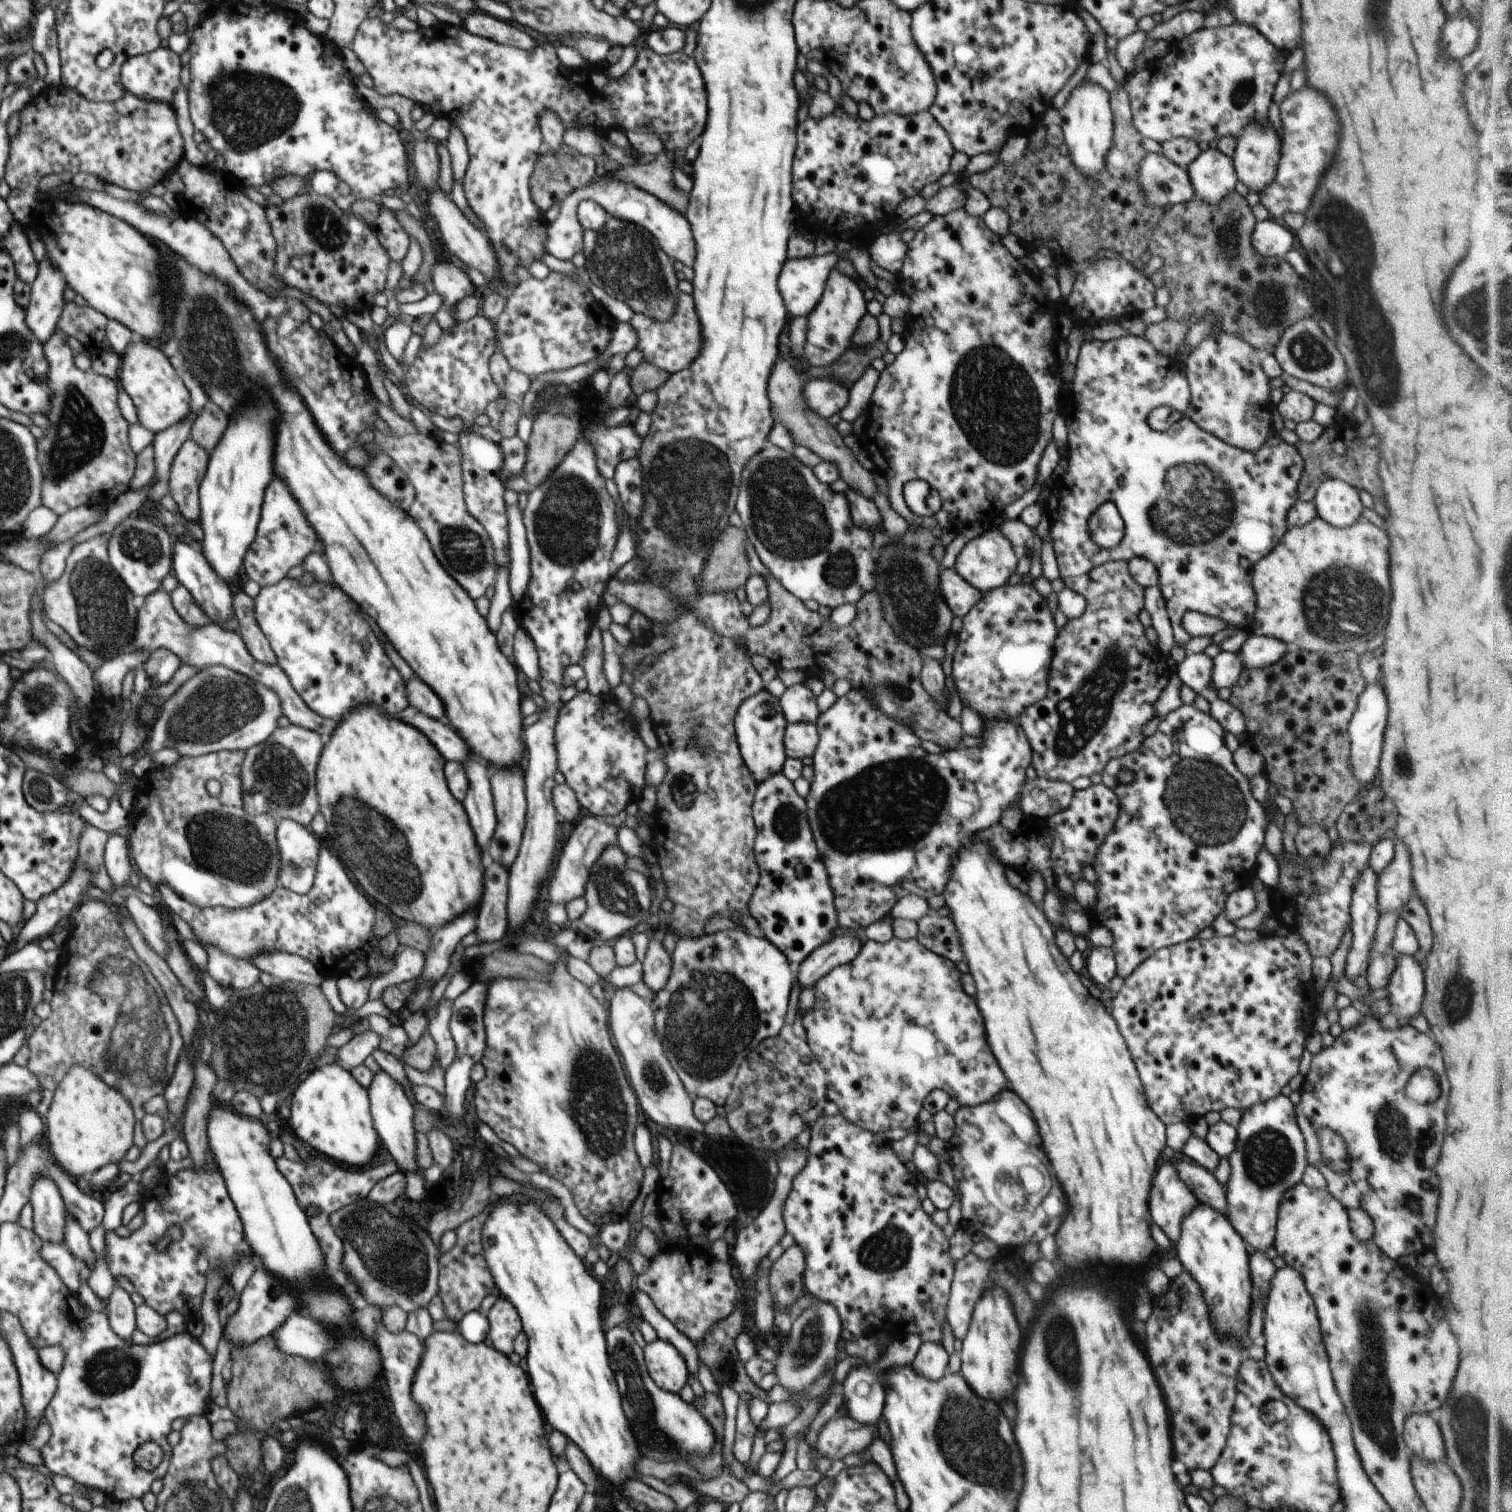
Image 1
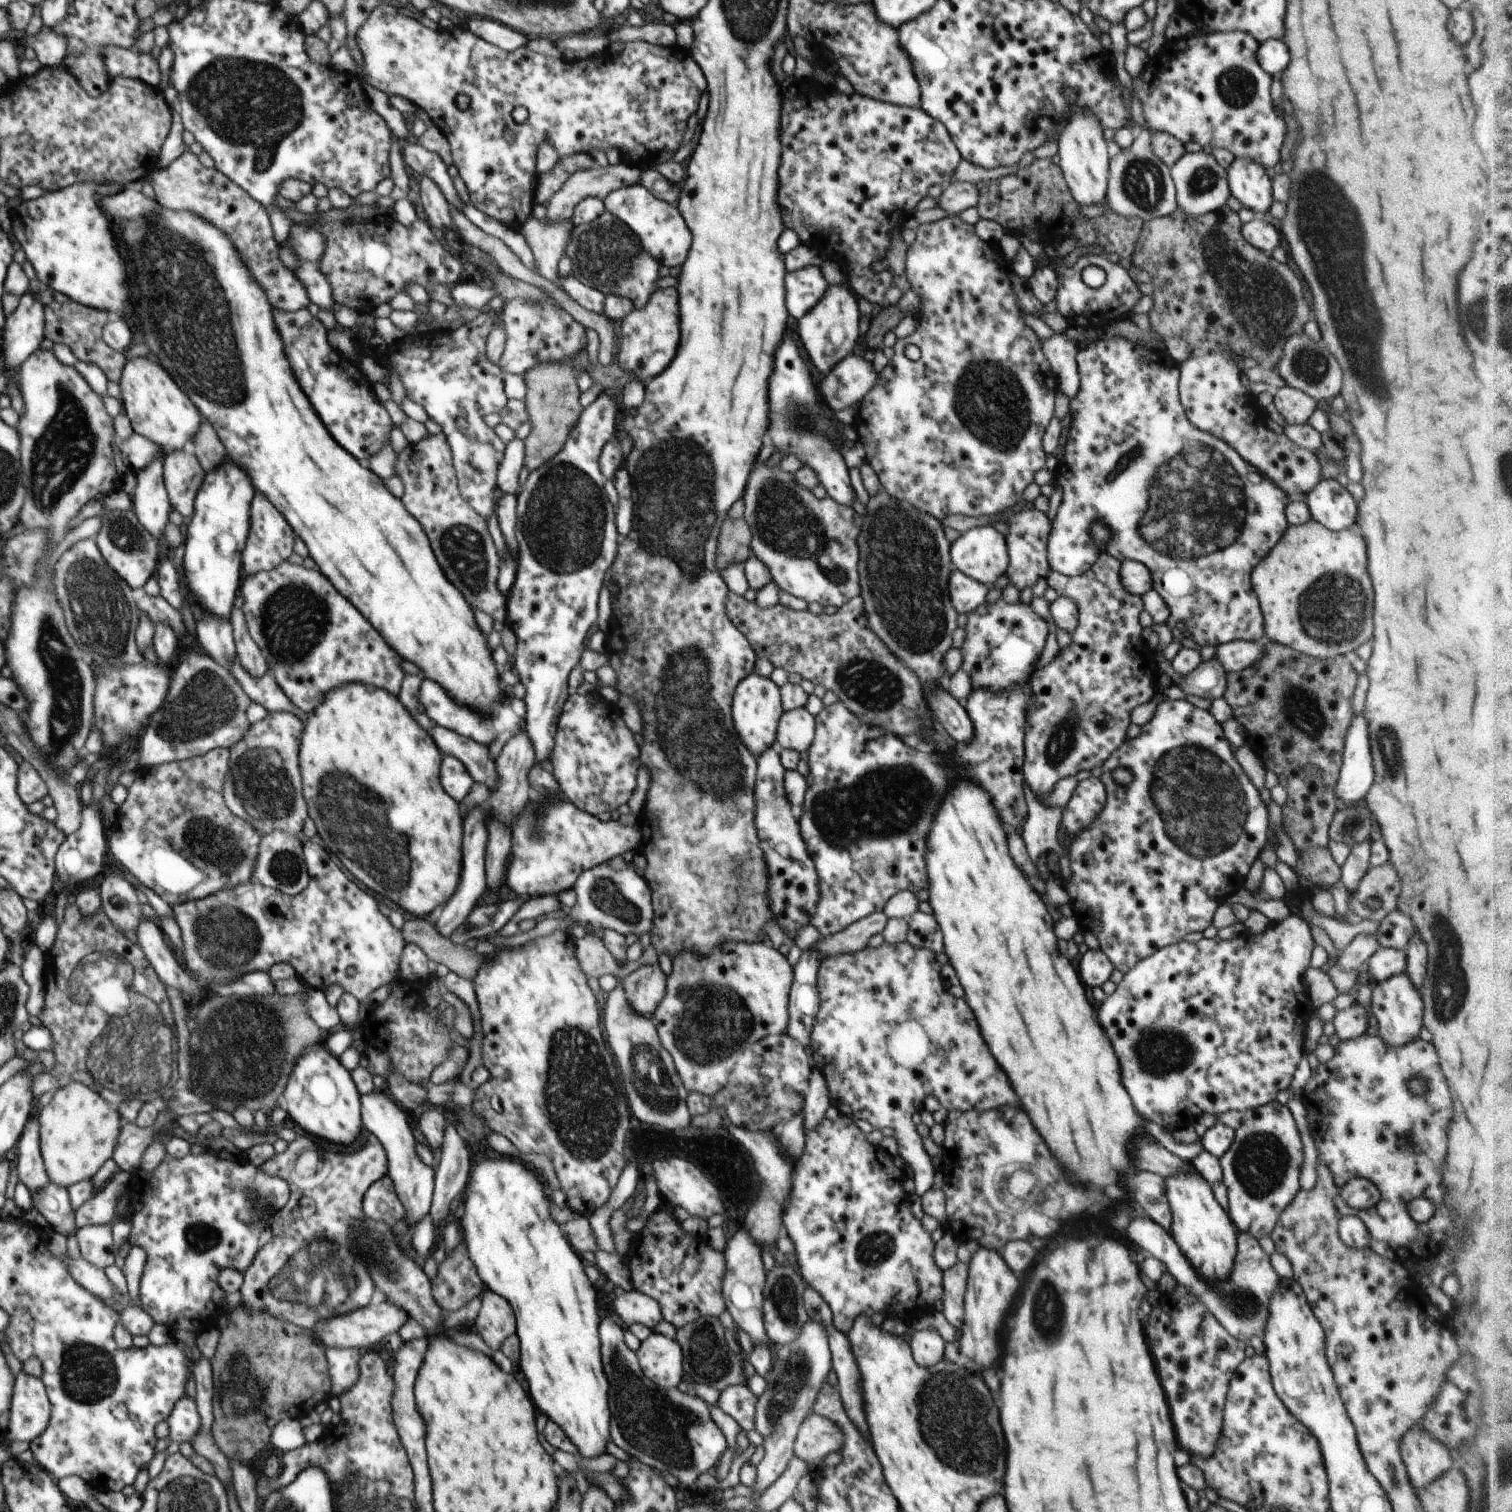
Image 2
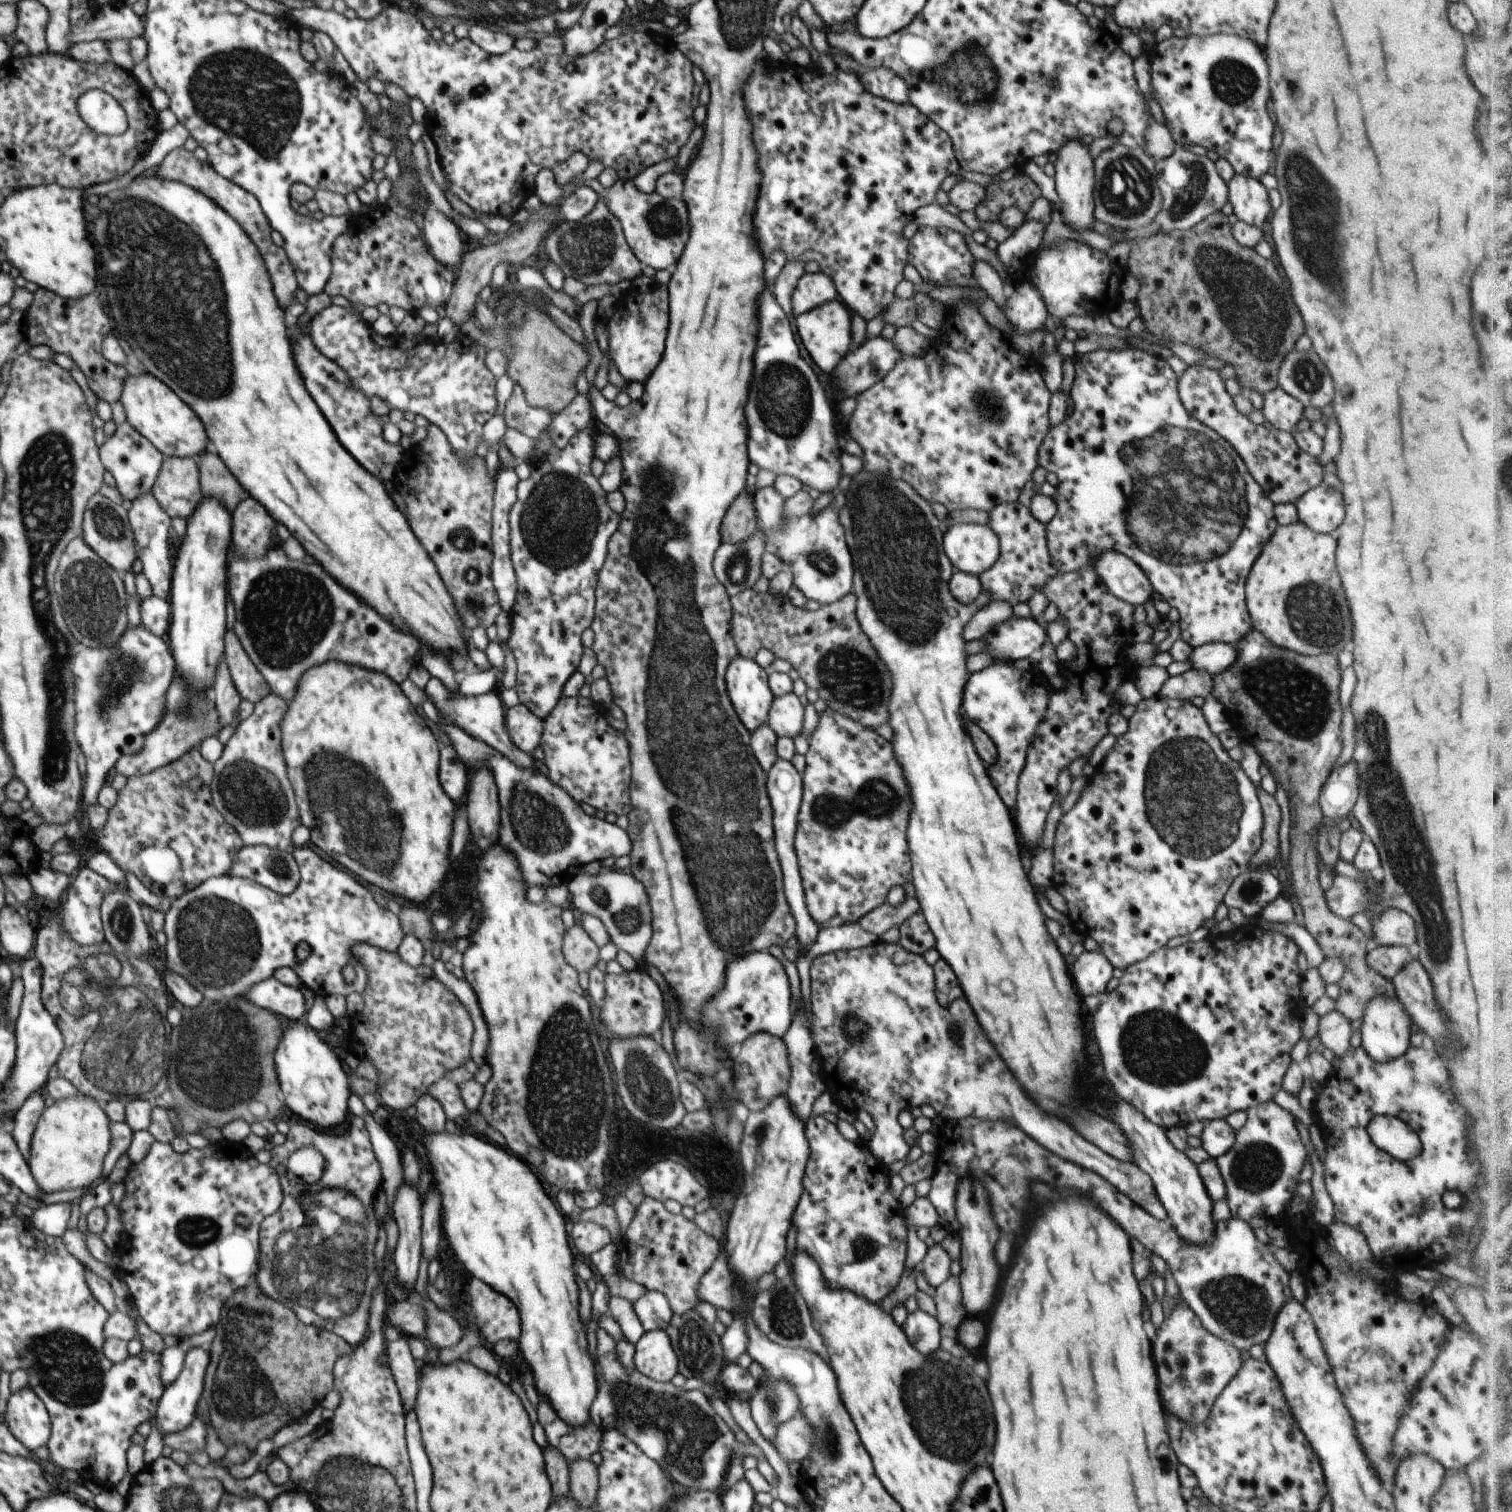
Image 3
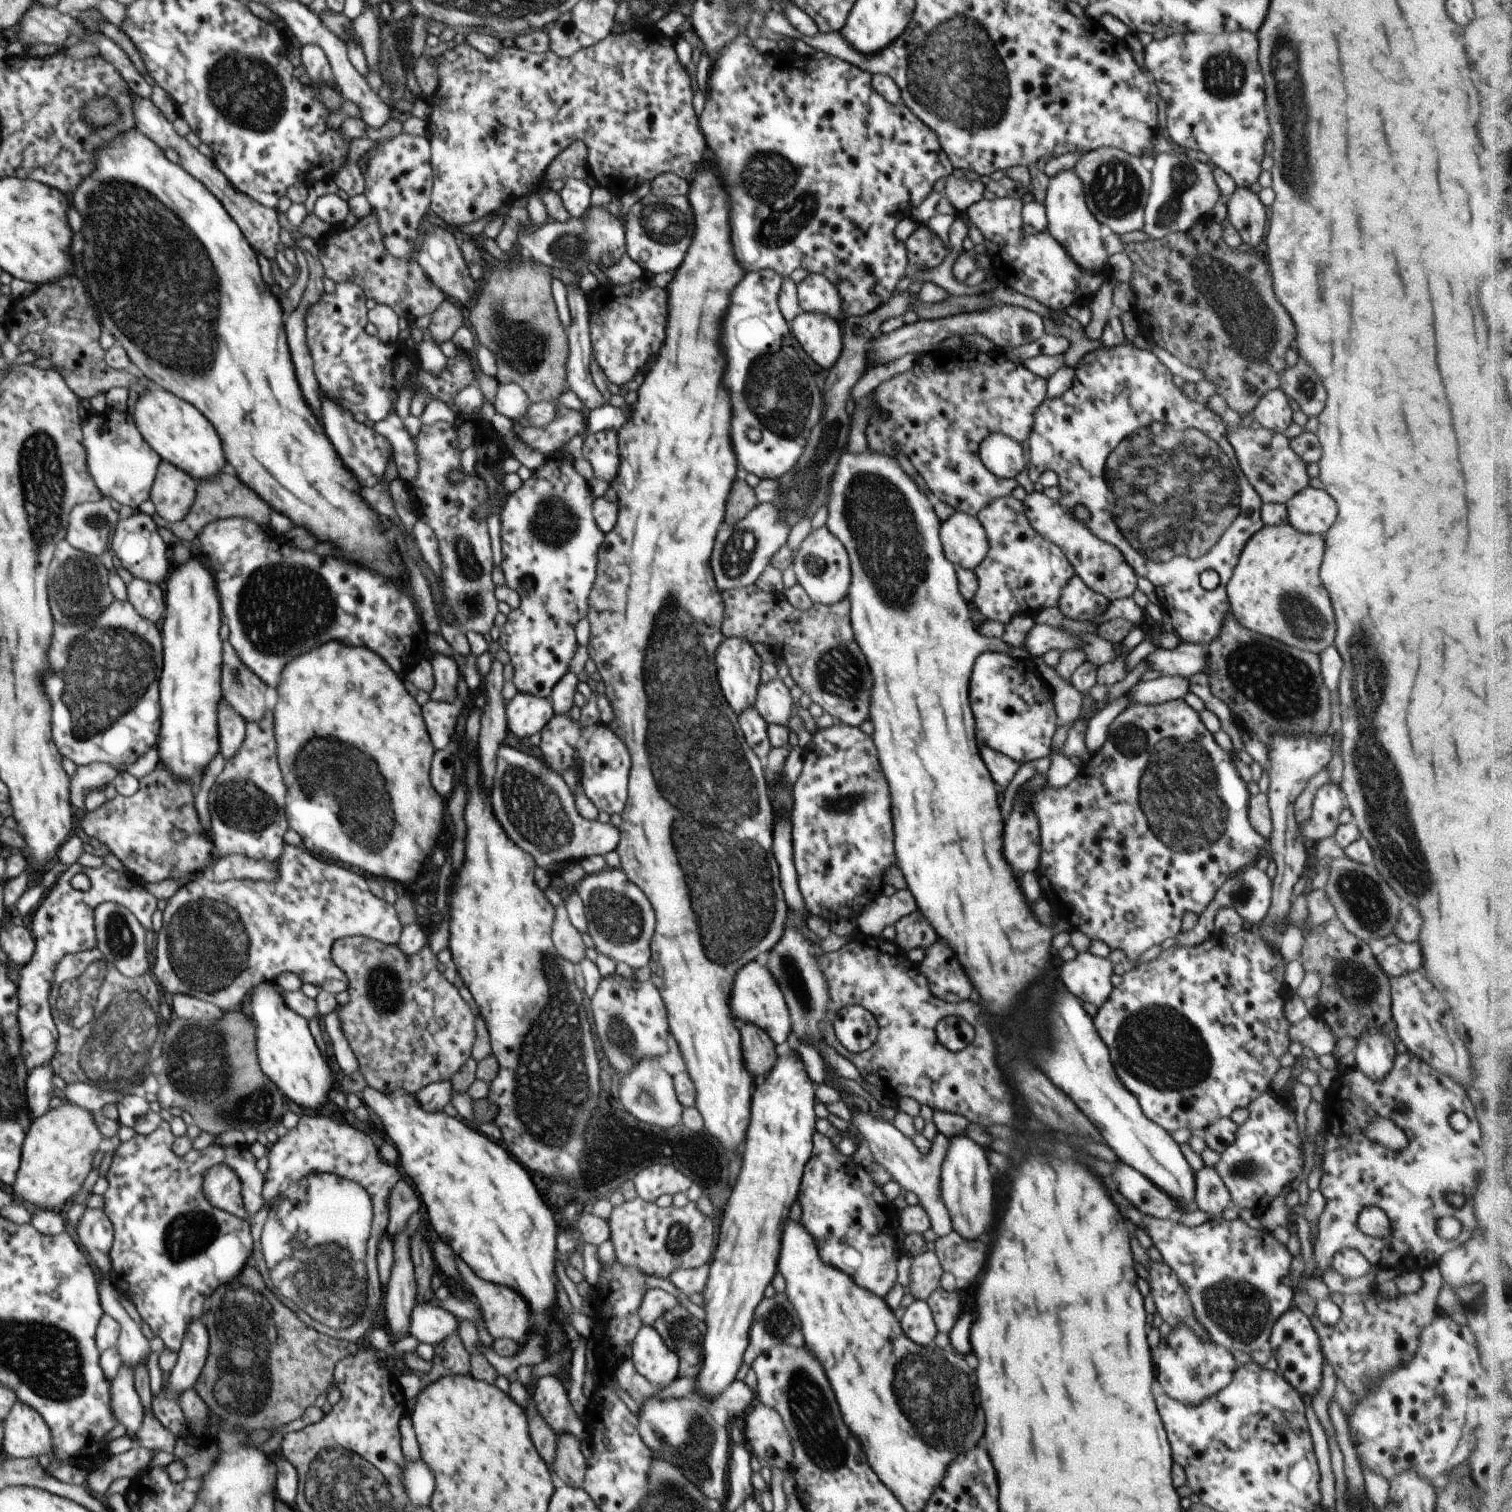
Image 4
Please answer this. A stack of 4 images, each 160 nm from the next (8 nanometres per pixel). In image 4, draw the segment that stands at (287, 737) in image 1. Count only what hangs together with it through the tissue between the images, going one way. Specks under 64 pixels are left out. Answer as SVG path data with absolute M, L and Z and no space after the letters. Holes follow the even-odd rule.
M266 709L260 722L245 724L245 730L238 754L225 762L209 792L212 842L220 859L230 854L244 854L258 862L277 862L289 826L285 808L287 788L277 759L273 710Z

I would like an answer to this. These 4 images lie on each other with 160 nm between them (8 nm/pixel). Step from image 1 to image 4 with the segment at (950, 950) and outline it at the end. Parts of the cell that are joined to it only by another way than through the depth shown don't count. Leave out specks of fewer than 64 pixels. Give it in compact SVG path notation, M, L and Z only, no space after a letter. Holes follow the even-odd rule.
M918 908L912 914L903 916L898 922L895 922L895 929L894 941L905 952L926 949L938 940L932 926L926 922L926 918Z

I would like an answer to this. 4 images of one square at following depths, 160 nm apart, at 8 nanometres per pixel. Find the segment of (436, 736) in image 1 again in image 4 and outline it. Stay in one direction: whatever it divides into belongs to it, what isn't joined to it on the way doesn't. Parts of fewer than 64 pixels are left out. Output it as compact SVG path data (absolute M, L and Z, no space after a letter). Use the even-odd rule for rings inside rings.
M500 746L497 754L497 766L498 772L496 772L492 794L490 794L494 816L500 822L500 826L504 828L504 832L508 834L508 838L512 838L512 842L516 842L516 846L520 846L524 852L528 852L534 858L534 862L540 868L544 868L552 877L560 875L570 863L578 863L590 856L604 857L608 852L616 850L621 839L619 828L611 823L602 824L598 819L588 820L580 816L576 811L570 788L560 773L552 770L543 759L521 752L511 746Z

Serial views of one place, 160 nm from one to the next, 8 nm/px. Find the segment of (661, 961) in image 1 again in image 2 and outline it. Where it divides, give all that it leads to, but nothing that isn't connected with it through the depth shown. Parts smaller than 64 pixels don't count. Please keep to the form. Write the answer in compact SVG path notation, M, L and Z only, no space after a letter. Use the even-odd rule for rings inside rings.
M659 962L645 964L633 971L622 986L632 1008L642 1016L652 1018L666 994L667 975Z

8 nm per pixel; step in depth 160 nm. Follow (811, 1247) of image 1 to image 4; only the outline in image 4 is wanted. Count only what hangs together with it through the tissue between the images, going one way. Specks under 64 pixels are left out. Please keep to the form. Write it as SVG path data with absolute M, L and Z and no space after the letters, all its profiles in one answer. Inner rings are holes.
M816 1130L812 1156L804 1167L797 1196L802 1211L800 1223L811 1234L825 1263L844 1271L858 1286L884 1299L897 1282L896 1262L901 1251L897 1248L895 1234L901 1228L900 1218L891 1202L882 1194L882 1188L874 1183L867 1168L857 1165L857 1173L848 1174L845 1161L849 1157L840 1154L838 1146L834 1146L830 1139Z

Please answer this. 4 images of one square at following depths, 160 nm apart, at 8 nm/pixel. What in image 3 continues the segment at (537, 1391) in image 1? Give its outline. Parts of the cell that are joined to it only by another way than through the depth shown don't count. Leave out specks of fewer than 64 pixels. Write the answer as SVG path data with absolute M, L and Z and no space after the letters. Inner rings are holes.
M446 1130L442 1133L426 1132L428 1162L434 1170L434 1180L444 1202L444 1232L450 1242L450 1250L471 1277L480 1278L516 1302L522 1318L519 1350L532 1368L536 1390L546 1396L566 1424L583 1427L591 1420L590 1409L599 1386L594 1360L588 1352L584 1324L578 1314L578 1284L572 1266L574 1256L566 1240L566 1222L544 1192L538 1176L520 1158L504 1152L488 1140L480 1139L476 1134L463 1134L459 1130L455 1134Z

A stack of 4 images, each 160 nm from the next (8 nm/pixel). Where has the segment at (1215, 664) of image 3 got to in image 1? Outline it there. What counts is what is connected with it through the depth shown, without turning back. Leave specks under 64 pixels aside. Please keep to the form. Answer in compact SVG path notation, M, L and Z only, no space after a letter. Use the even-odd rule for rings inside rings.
M1249 634L1238 654L1248 669L1264 669L1276 664L1290 648L1283 640Z

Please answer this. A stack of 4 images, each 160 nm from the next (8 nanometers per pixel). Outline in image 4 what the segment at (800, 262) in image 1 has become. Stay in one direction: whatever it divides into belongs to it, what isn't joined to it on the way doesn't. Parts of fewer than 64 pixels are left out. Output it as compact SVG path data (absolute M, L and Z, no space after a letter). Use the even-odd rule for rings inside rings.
M809 273L797 284L797 295L803 312L830 315L837 320L844 317L839 290L823 274Z

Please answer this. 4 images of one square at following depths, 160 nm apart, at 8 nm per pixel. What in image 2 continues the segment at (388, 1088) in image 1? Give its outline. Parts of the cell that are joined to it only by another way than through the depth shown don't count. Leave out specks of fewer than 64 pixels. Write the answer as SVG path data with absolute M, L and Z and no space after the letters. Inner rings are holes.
M369 1092L361 1095L361 1119L368 1132L372 1133L387 1154L387 1175L392 1179L396 1194L402 1201L403 1207L411 1226L429 1214L433 1199L435 1171L428 1161L423 1161L416 1150L416 1139L412 1134L411 1115L395 1100L391 1100L382 1092Z

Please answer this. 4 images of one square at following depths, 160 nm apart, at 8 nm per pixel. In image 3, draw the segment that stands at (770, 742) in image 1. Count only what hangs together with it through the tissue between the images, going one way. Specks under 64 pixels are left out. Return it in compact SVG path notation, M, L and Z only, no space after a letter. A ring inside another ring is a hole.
M736 657L725 674L727 691L742 724L753 733L768 722L775 699L769 687L769 673L752 659Z

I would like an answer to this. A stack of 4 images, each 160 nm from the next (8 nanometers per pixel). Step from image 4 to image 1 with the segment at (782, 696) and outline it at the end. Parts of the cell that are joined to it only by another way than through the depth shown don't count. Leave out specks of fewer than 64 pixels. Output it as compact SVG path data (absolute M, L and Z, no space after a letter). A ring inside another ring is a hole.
M787 723L783 738L787 758L800 759L813 756L819 743L817 725L812 723Z

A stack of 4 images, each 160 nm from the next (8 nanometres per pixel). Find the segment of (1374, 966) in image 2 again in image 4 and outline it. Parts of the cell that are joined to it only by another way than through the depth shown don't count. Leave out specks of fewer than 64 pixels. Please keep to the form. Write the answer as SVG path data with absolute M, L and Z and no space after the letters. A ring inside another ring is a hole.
M1404 941L1387 946L1375 959L1390 978L1420 970L1423 965L1420 945Z

